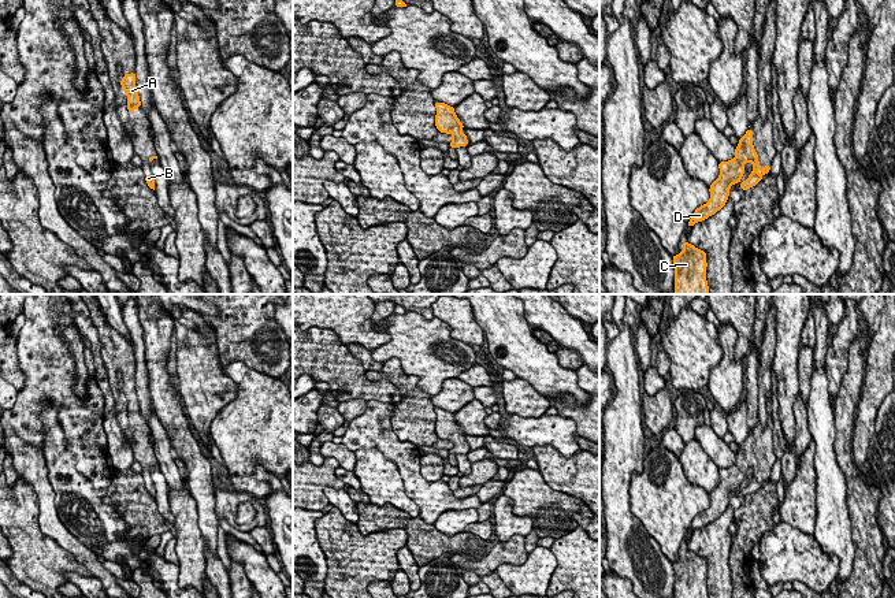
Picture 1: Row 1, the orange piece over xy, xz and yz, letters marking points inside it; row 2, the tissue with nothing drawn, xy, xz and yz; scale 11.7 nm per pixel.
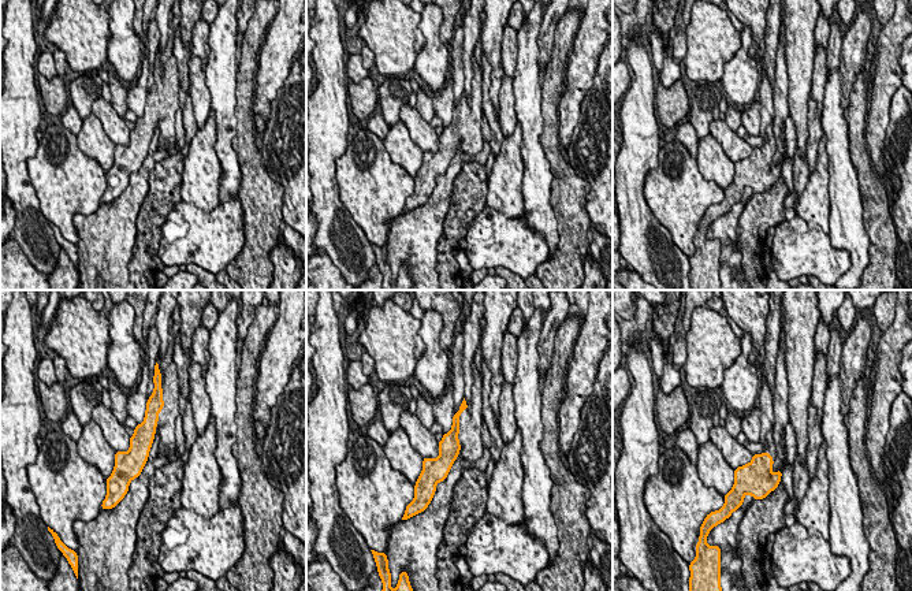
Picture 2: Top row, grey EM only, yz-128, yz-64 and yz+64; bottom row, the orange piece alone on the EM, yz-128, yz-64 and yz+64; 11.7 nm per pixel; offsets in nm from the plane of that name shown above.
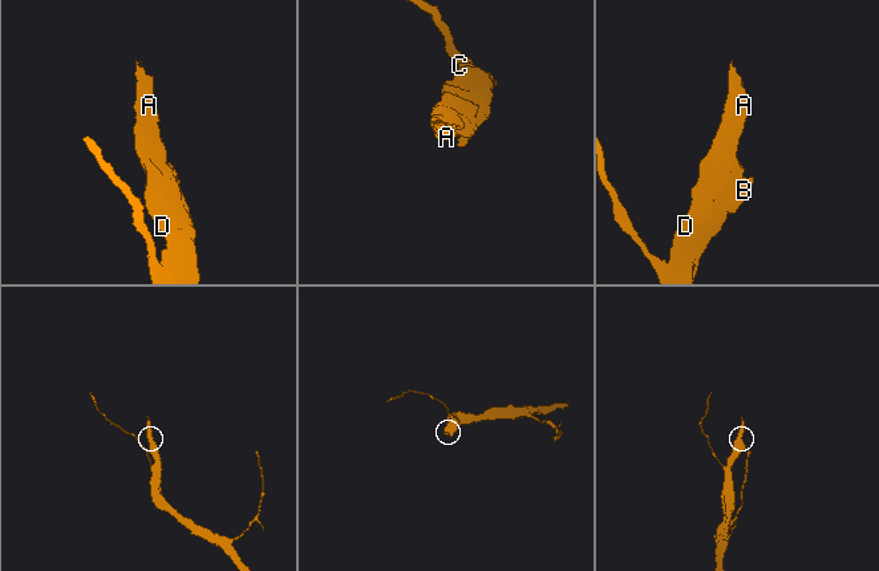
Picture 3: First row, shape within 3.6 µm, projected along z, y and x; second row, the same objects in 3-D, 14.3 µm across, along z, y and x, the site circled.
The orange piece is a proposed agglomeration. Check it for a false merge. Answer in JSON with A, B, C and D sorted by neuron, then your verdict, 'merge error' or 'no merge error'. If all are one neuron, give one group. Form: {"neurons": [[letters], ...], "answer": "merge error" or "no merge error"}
{"neurons": [["A", "B", "C", "D"]], "answer": "no merge error"}

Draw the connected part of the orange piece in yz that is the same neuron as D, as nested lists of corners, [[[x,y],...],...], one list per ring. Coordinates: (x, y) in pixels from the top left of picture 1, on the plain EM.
[[[750,434],[746,441],[739,445],[739,452],[735,454],[736,463],[728,468],[718,468],[720,483],[709,494],[710,506],[695,516],[687,530],[687,534],[692,534],[695,530],[708,525],[725,512],[729,502],[729,494],[734,490],[738,490],[744,480],[746,473],[742,472],[742,467],[744,471],[749,468],[753,469],[750,483],[739,493],[742,497],[746,498],[749,494],[755,493],[762,487],[765,480],[769,480],[770,471],[766,471],[765,473],[760,472],[758,461],[754,456],[751,445],[753,435]]]

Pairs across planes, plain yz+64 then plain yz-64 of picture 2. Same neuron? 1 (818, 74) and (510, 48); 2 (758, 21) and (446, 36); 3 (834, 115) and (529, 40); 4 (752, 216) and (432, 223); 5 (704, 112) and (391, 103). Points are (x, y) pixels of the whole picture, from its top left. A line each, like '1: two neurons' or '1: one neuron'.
1: one neuron
2: one neuron
3: one neuron
4: two neurons
5: one neuron

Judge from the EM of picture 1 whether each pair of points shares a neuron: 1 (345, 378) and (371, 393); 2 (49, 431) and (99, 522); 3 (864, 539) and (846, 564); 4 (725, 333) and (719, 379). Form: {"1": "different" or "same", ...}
{"1": "same", "2": "same", "3": "different", "4": "same"}

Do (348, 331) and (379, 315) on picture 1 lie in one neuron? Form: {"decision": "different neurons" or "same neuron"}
{"decision": "same neuron"}

